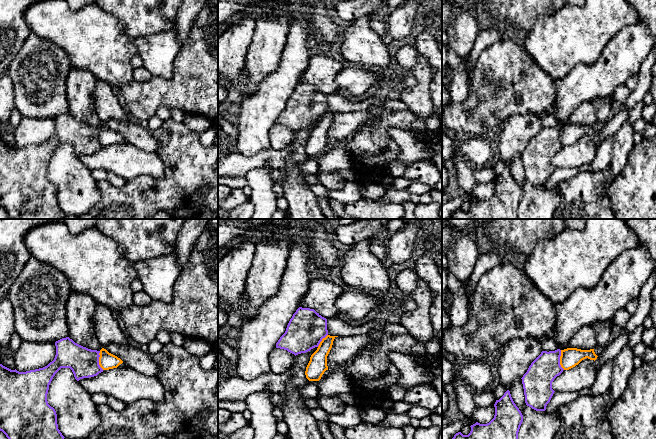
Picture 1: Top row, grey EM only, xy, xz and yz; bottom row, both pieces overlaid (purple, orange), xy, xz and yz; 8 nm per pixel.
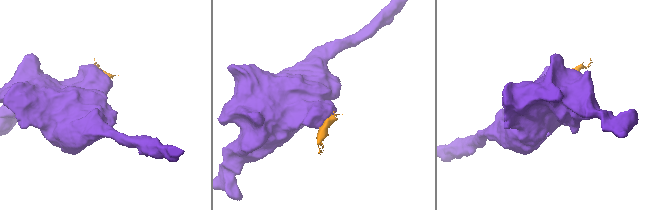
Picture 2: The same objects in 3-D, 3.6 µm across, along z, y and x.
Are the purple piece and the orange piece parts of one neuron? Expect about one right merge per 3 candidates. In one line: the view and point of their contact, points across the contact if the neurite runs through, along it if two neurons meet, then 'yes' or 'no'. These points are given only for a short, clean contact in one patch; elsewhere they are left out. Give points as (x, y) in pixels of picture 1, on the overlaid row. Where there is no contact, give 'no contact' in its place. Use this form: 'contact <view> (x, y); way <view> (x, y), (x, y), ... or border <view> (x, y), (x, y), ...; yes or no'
contact yz (559, 360); border yz (560, 350), (560, 365), (564, 369); no

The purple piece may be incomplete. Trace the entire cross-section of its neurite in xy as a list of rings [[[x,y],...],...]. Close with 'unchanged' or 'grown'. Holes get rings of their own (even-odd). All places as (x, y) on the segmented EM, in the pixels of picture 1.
[[[69,337],[55,342],[56,355],[47,366],[26,372],[11,370],[0,364],[0,431],[8,439],[64,439],[57,424],[57,414],[48,404],[49,385],[61,368],[70,368],[77,381],[103,372],[99,365],[100,351],[75,343]]] | unchanged

